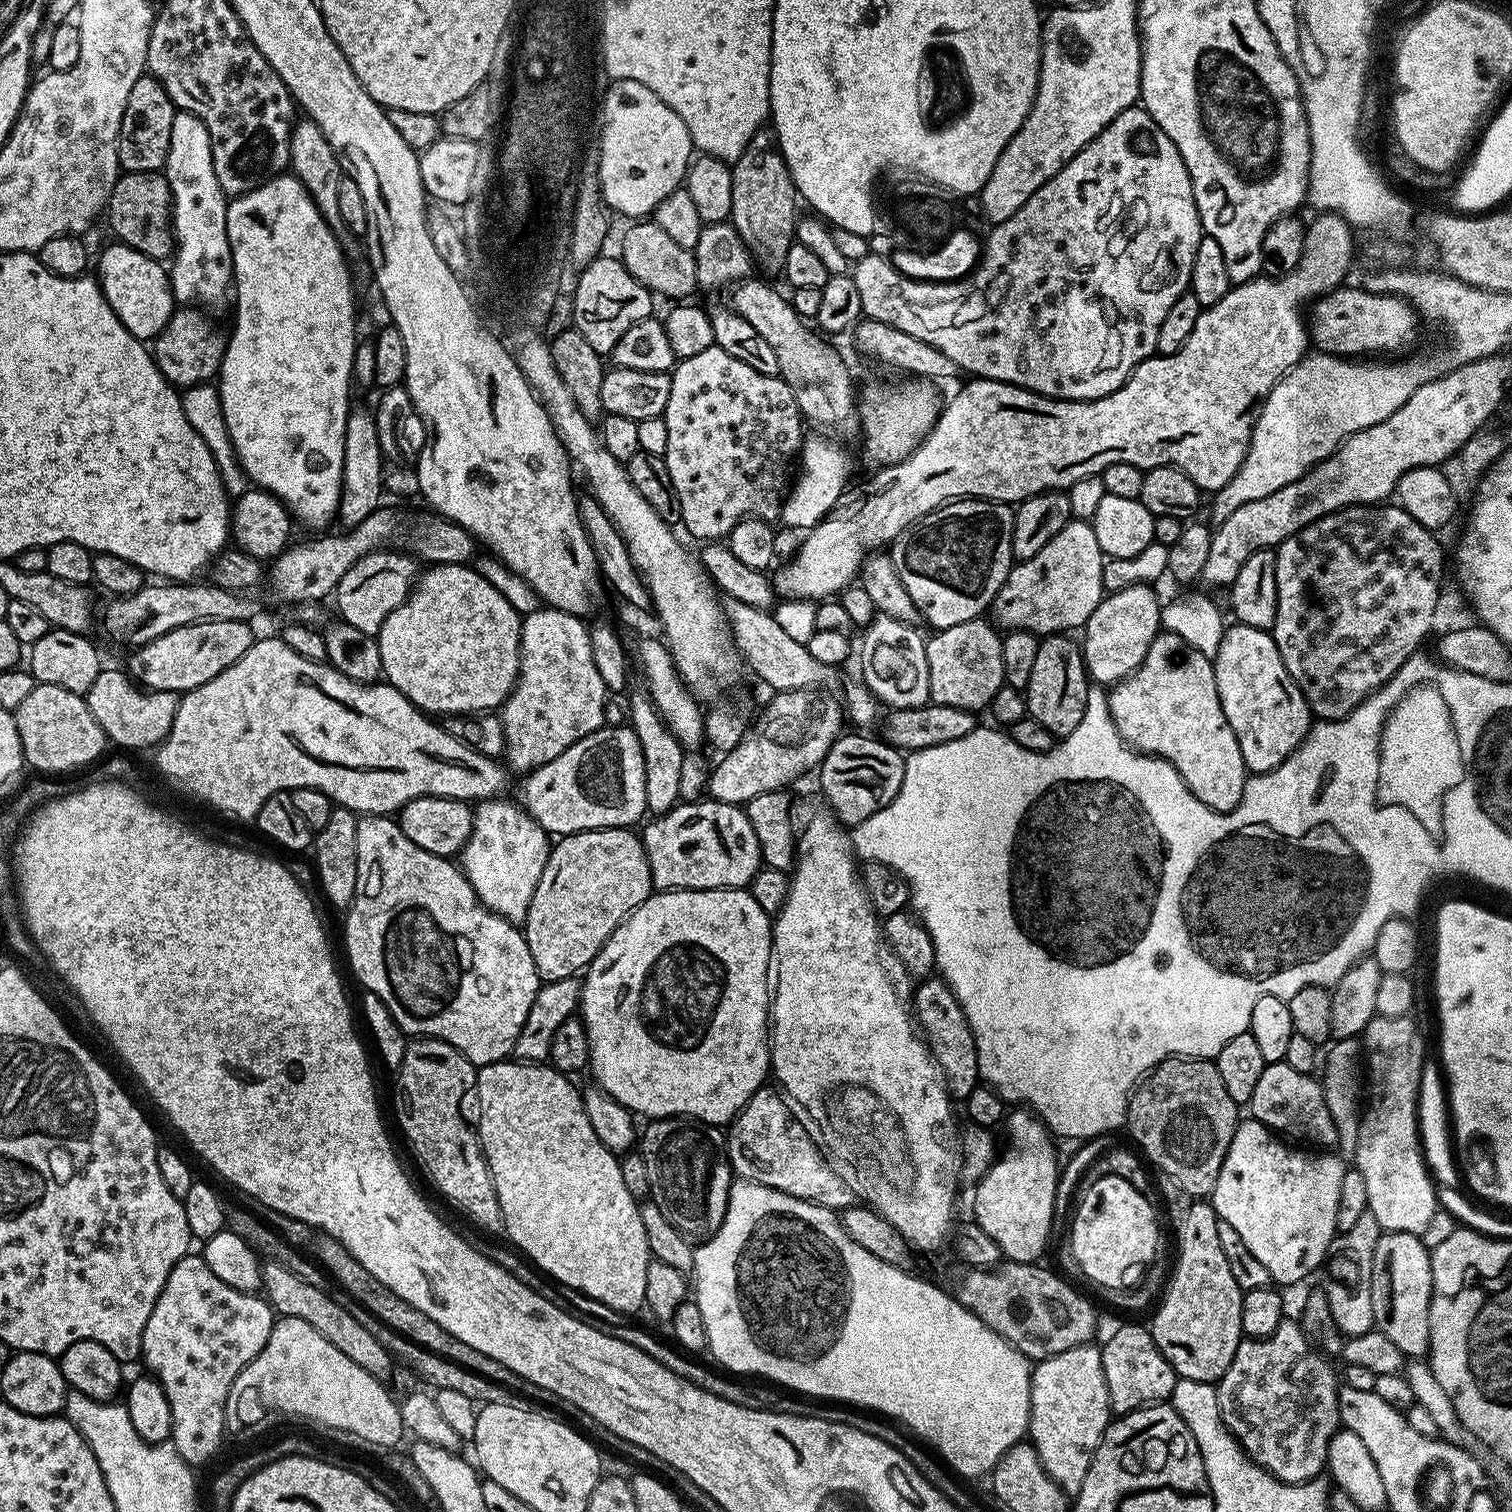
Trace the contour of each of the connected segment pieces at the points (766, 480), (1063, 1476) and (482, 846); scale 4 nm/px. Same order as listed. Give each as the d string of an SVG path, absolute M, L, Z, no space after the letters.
M713 346L702 350L702 354L694 354L694 358L680 360L673 367L670 382L670 402L666 402L664 411L664 421L666 422L666 450L663 457L666 462L666 470L670 470L670 479L674 481L674 494L678 494L678 506L680 507L680 518L682 528L685 528L694 539L699 542L720 542L727 538L738 526L740 520L745 520L748 516L757 516L760 520L769 522L775 521L781 515L789 491L788 471L793 471L794 461L800 455L800 449L806 439L805 421L800 415L800 407L794 398L794 390L779 375L770 373L760 373L754 367L740 361L733 354L728 354L726 350Z
M1089 1342L1074 1346L1070 1350L1062 1350L1062 1354L1047 1356L1032 1369L1027 1435L1030 1437L1030 1443L1036 1448L1046 1474L1054 1478L1056 1485L1069 1498L1076 1497L1082 1490L1082 1482L1086 1482L1086 1470L1090 1470L1092 1456L1100 1445L1113 1415L1110 1394L1106 1390L1106 1374L1102 1370L1102 1354L1100 1348L1094 1345L1095 1343Z
M504 799L482 800L475 805L472 833L458 853L458 867L487 908L520 926L534 898L534 890L538 890L542 870L546 870L550 836L519 803L511 804Z

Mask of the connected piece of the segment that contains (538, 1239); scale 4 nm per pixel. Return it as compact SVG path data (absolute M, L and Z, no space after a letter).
M512 1058L499 1060L493 1064L485 1064L477 1071L474 1096L480 1099L478 1139L480 1147L484 1150L484 1158L488 1162L488 1172L492 1176L496 1197L504 1215L503 1231L508 1232L509 1238L513 1240L511 1243L541 1273L547 1274L546 1272L549 1272L557 1285L565 1284L566 1287L573 1288L574 1291L581 1292L582 1295L589 1296L590 1299L597 1300L598 1303L605 1304L606 1307L613 1308L616 1312L636 1312L639 1308L645 1307L646 1266L650 1259L646 1230L642 1226L642 1218L640 1217L640 1204L637 1197L632 1196L630 1190L626 1190L626 1182L622 1182L622 1170L617 1153L606 1150L606 1146L602 1146L602 1142L598 1142L598 1134L594 1134L594 1130L590 1127L590 1118L586 1118L581 1089L579 1087L576 1089L568 1080L571 1079L565 1073L557 1072L547 1063L526 1064Z

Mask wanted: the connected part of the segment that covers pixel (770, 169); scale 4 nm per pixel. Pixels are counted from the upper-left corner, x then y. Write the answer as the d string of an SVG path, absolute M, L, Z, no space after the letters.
M762 126L750 138L748 148L731 165L732 185L734 186L734 202L732 203L732 215L730 222L736 227L737 233L744 240L744 244L751 253L751 259L761 264L768 272L783 273L784 263L786 262L786 250L796 240L796 200L798 204L798 193L796 183L792 180L790 170L786 166L784 156L780 153L780 143L775 131L771 127Z

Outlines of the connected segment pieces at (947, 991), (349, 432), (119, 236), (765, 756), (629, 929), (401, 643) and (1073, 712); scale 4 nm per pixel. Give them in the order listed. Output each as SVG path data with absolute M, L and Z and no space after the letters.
M932 974L917 984L920 985L916 988L915 1023L928 1045L929 1052L944 1074L944 1082L948 1086L949 1093L957 1101L967 1101L968 1095L981 1083L978 1054L970 1022L956 1000L954 990L945 982L943 976Z
M353 407L348 413L342 470L342 494L338 520L339 523L344 523L345 529L349 529L370 518L370 514L374 514L374 510L381 507L383 500L380 499L386 496L386 461L382 454L382 446L378 442L376 417L369 409L367 412L364 408Z
M124 172L116 179L108 199L106 220L119 243L150 258L163 261L174 252L172 235L172 195L168 179L160 172Z
M745 736L738 746L719 757L720 765L712 772L708 780L711 799L721 800L727 804L747 805L750 798L758 798L758 794L781 791L795 776L815 769L826 758L832 745L829 740L792 740L790 746L798 746L800 750L776 750L776 744L782 740L748 740Z
M677 888L670 892L653 891L652 895L646 898L646 902L642 902L642 906L635 908L629 916L622 921L614 930L614 934L610 934L610 938L602 946L592 963L588 965L582 976L580 985L580 1006L578 1015L586 1026L586 1034L590 1042L590 1073L595 1083L602 1090L606 1090L606 1094L610 1094L622 1106L626 1106L628 1111L637 1117L643 1118L663 1118L666 1116L683 1116L694 1120L701 1120L704 1124L714 1124L717 1126L731 1125L732 1121L739 1116L740 1112L750 1102L752 1095L759 1088L765 1087L766 1081L770 1076L770 969L772 966L772 926L773 921L770 914L766 910L762 910L762 906L758 906L758 902L754 902L751 891L743 888L715 888L714 890L694 890L693 888Z
M438 564L427 569L429 572L419 577L418 583L406 602L398 606L382 622L382 630L378 637L381 650L381 666L383 668L383 679L398 689L410 703L416 705L425 714L435 714L440 718L450 716L469 717L473 714L488 714L499 709L508 700L508 695L512 693L512 687L516 684L516 679L520 673L520 621L522 616L516 612L514 606L510 604L490 584L481 574L478 574L472 566L468 564Z
M1053 634L1045 636L1038 646L1038 654L1034 658L1034 670L1030 670L1030 682L1026 689L1026 699L1028 702L1028 716L1031 719L1042 722L1046 730L1050 730L1053 737L1063 738L1082 722L1084 717L1084 707L1088 701L1088 689L1090 687L1090 677L1084 670L1084 654L1079 643L1072 641L1073 637L1068 634Z

